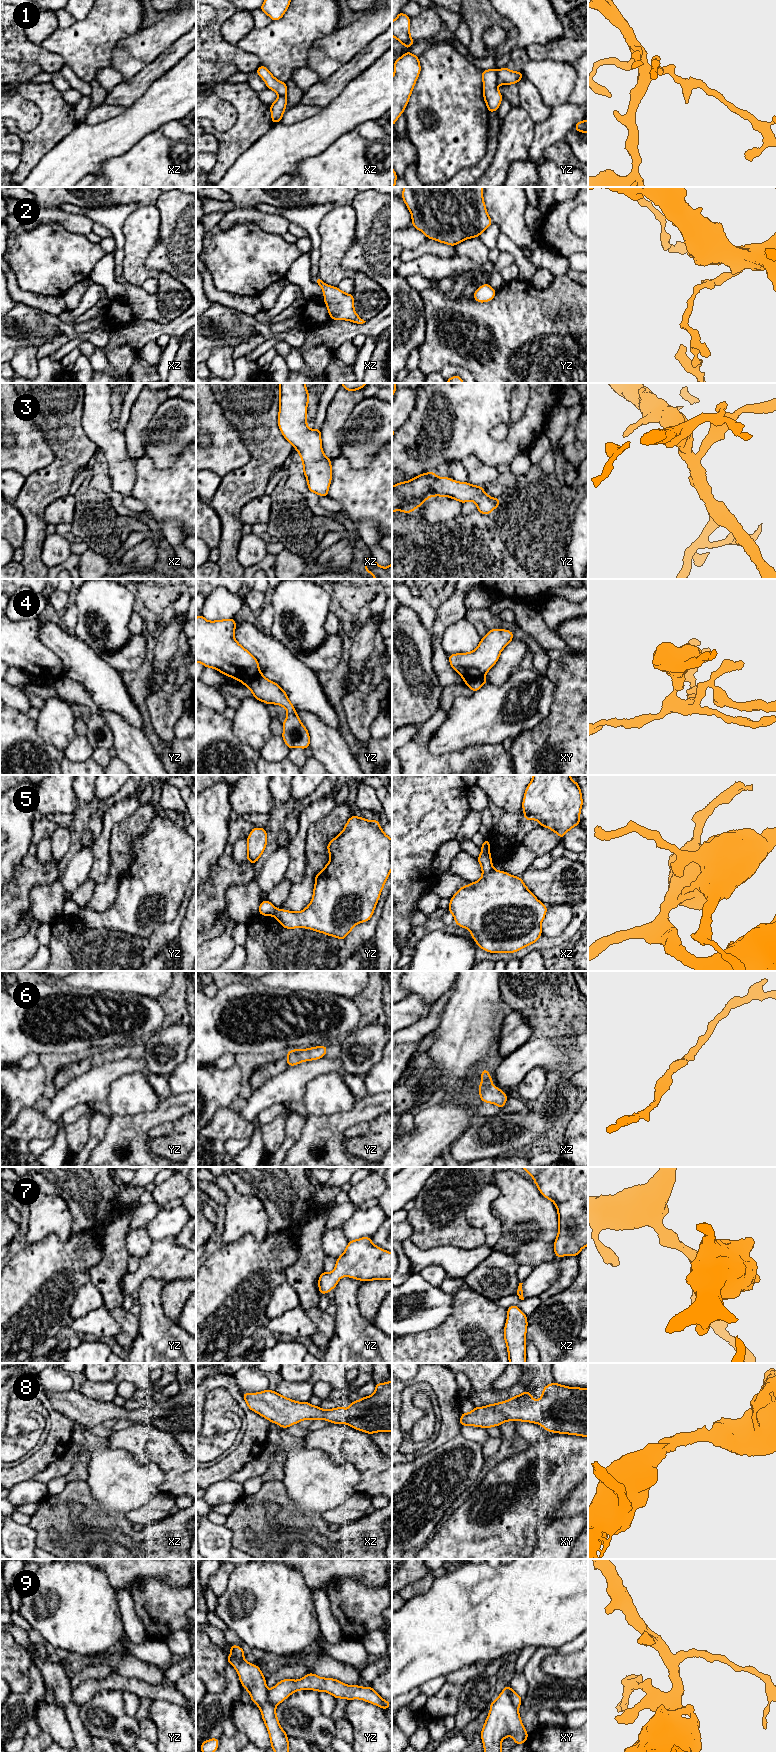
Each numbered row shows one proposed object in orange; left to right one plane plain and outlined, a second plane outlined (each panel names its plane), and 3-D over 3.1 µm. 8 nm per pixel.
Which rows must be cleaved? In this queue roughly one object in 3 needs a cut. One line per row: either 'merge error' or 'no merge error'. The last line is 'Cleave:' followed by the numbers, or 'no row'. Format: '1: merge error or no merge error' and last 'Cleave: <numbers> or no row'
1: merge error
2: no merge error
3: no merge error
4: merge error
5: merge error
6: no merge error
7: no merge error
8: no merge error
9: merge error
Cleave: 1, 4, 5, 9

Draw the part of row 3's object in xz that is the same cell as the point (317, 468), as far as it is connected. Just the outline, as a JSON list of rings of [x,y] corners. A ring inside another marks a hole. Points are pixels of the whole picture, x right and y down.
[[[279,383],[279,387],[279,429],[301,457],[309,491],[328,497],[332,480],[331,459],[326,457],[322,450],[321,428],[316,430],[307,427],[307,404],[310,397],[306,385],[305,383]]]

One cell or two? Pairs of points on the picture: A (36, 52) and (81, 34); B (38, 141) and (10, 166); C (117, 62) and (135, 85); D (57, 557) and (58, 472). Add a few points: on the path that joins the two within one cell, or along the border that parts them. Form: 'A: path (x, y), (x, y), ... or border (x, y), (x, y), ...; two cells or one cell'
A: border (40, 44), (47, 50), (57, 53), (64, 63); two cells
B: border (20, 154), (20, 163), (13, 173); two cells
C: border (149, 63), (124, 81); two cells
D: border (46, 536), (40, 559); two cells

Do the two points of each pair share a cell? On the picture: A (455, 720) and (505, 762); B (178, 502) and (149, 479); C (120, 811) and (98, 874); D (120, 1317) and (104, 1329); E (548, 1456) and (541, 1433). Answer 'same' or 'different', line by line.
A: different
B: same
C: same
D: different
E: different

